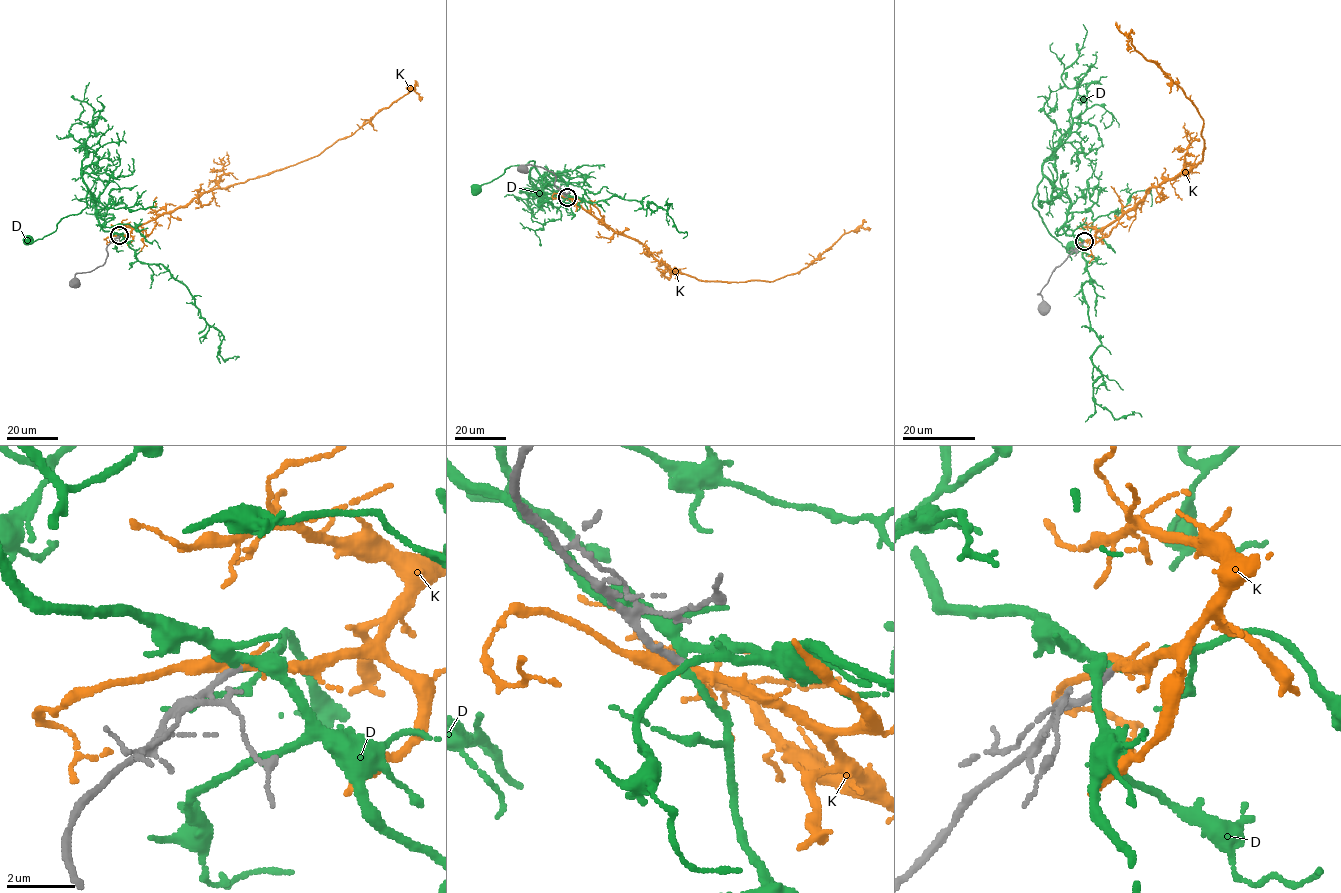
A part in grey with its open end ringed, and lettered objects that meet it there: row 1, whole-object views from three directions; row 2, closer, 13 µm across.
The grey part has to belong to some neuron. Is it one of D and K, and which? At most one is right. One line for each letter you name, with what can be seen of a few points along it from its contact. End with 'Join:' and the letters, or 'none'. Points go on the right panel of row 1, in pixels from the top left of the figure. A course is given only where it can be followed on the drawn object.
K: Its course: (1083, 241), (1131, 209), (1152, 187), (1184, 175), (1202, 159), (1203, 120), (1193, 104), (1126, 36), (1128, 51)
Join: K

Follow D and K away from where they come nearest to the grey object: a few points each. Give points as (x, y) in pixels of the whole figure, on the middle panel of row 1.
D: (566, 197), (548, 182), (544, 187), (534, 161), (530, 161), (525, 165), (512, 165), (489, 182), (476, 188)
K: (566, 197), (614, 231), (635, 238), (657, 260), (703, 281), (773, 281), (806, 267), (844, 234), (868, 228)

